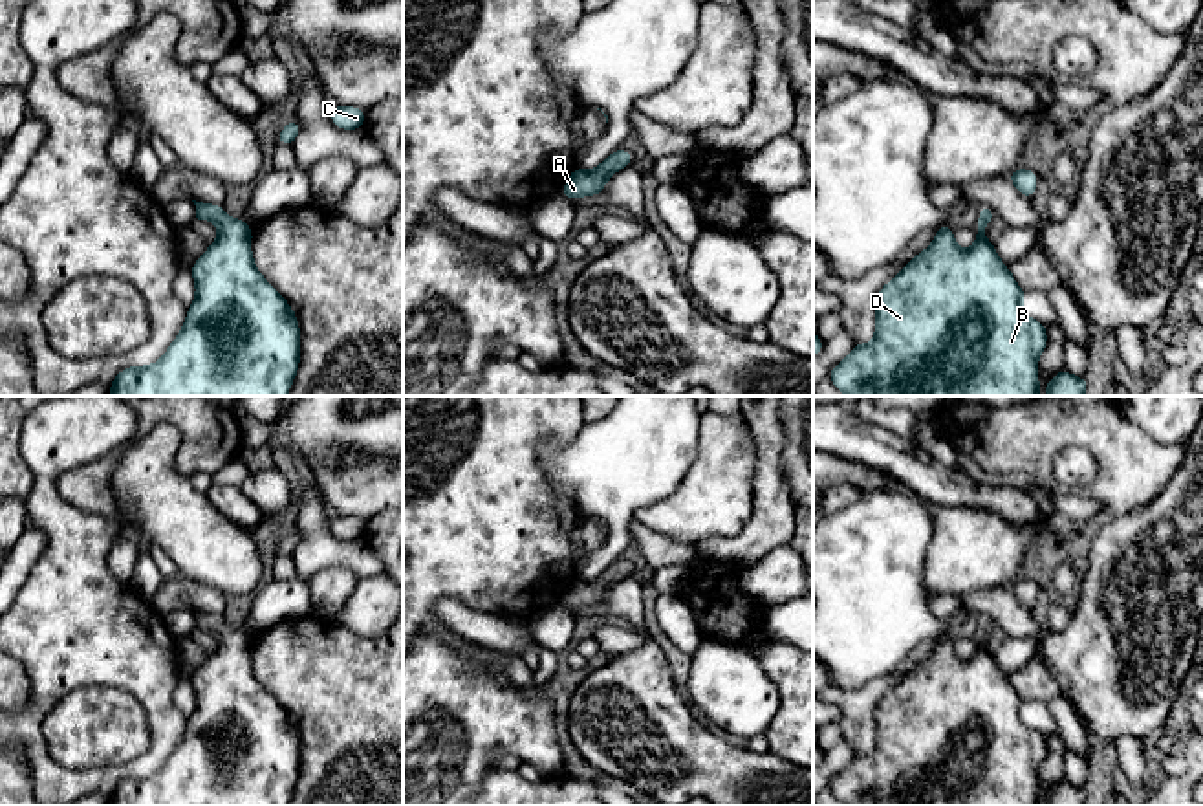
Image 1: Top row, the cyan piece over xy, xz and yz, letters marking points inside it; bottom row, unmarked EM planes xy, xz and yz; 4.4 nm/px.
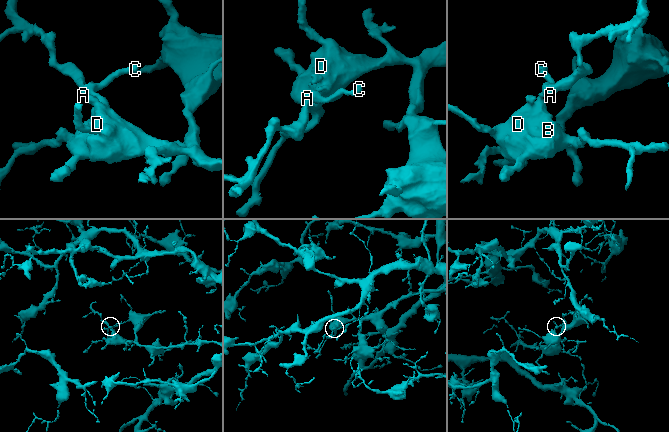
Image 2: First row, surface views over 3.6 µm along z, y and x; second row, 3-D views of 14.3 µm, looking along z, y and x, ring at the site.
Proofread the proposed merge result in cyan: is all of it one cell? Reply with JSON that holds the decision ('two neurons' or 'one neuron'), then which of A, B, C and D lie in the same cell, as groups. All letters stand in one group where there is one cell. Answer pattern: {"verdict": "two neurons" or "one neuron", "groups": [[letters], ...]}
{"verdict": "one neuron", "groups": [["A", "B", "C", "D"]]}

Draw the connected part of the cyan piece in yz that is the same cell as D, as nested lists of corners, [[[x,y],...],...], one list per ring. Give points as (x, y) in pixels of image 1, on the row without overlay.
[[[989,615],[980,617],[976,652],[969,661],[963,661],[948,634],[936,639],[934,652],[916,665],[875,707],[875,747],[872,753],[855,753],[851,764],[829,780],[828,790],[846,806],[1036,806],[1038,802],[1038,768],[1047,757],[1046,735],[1024,724],[1022,714],[1027,705],[1020,700],[1009,678],[998,669],[994,654],[983,647],[983,639],[994,630],[994,621]]]

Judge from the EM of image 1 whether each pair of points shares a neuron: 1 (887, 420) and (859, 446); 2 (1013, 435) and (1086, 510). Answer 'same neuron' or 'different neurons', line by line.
1: different neurons
2: different neurons

